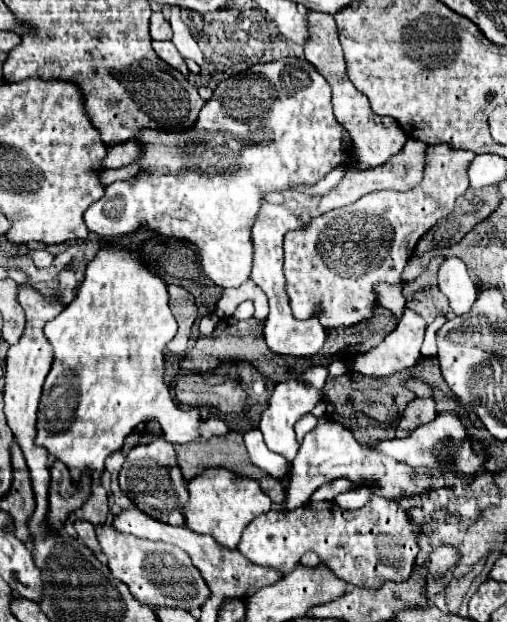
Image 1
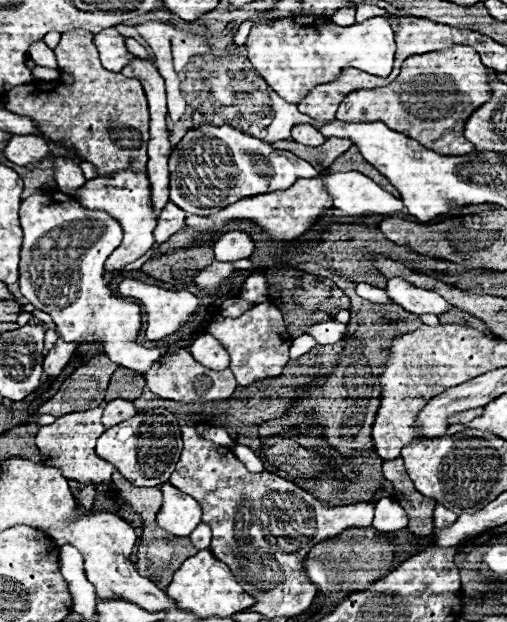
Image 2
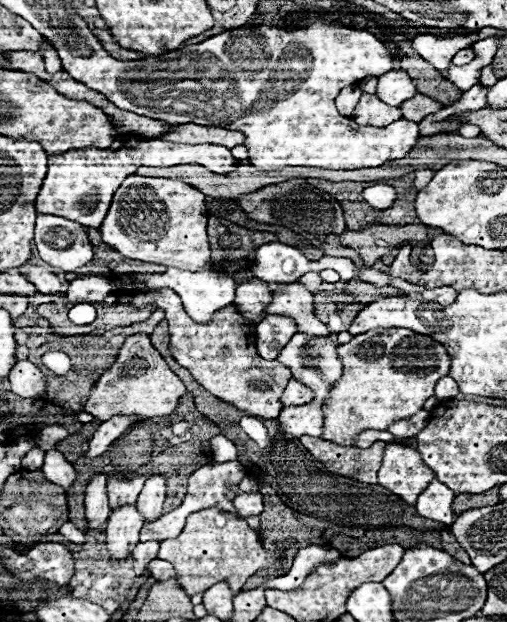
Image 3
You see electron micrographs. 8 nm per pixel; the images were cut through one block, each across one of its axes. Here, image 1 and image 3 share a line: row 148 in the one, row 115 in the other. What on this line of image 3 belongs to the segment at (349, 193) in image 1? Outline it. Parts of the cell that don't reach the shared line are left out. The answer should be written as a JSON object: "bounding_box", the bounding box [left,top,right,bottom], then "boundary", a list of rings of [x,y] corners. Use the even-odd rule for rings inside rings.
{"bounding_box":[400,92,444,122],"boundary":[[[416,92],[410,100],[406,100],[404,104],[400,104],[402,108],[402,118],[406,120],[414,120],[414,122],[420,122],[424,116],[432,114],[432,112],[438,112],[444,104],[438,102],[438,100],[432,100],[420,92]]]}

